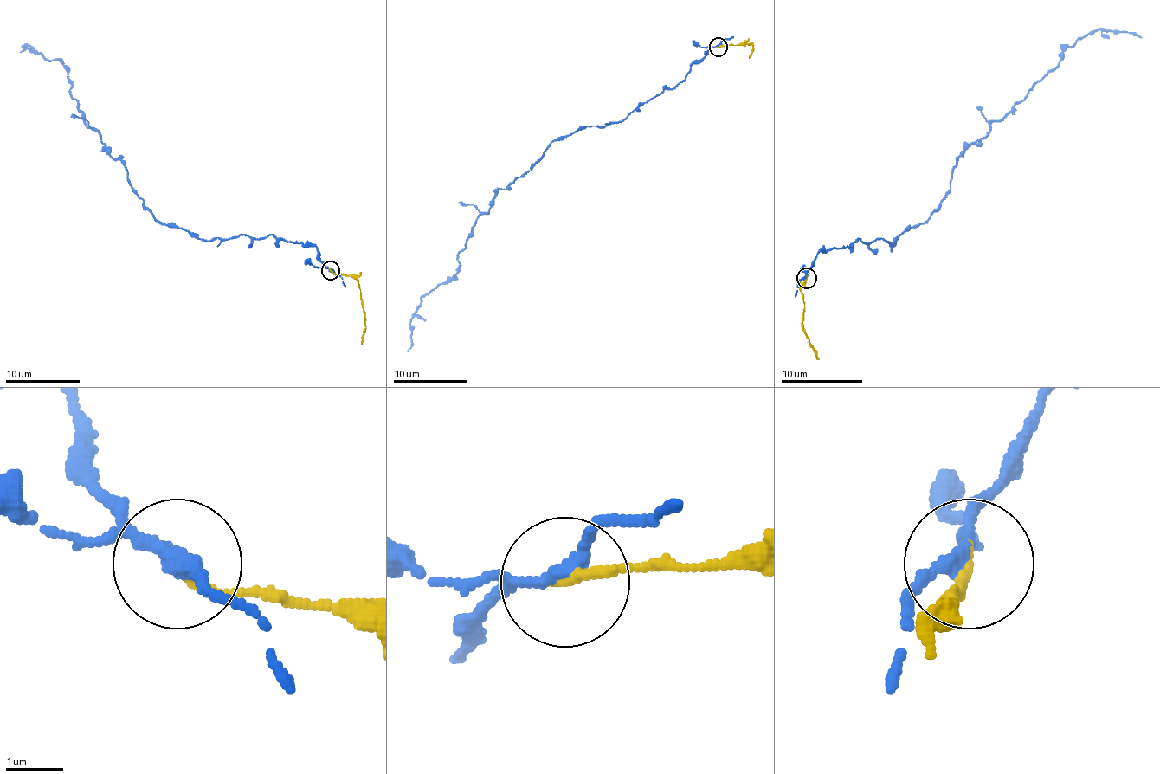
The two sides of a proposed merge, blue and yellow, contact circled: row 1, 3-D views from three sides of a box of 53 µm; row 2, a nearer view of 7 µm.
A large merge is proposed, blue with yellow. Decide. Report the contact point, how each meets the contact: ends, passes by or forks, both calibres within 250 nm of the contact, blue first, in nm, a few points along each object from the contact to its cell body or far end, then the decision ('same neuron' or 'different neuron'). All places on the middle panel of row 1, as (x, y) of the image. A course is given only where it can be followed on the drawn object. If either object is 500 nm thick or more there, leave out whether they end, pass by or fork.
at (718, 47); blue forks there; yellow ends there; 200 nm thick on the blue side, 180 nm on the other; blue runs (718, 47), (617, 122), (557, 138), (526, 172), (497, 191), (458, 254), (460, 269), (421, 299), (408, 351); yellow runs (718, 47), (751, 42), (753, 50), (750, 57); different neuron

